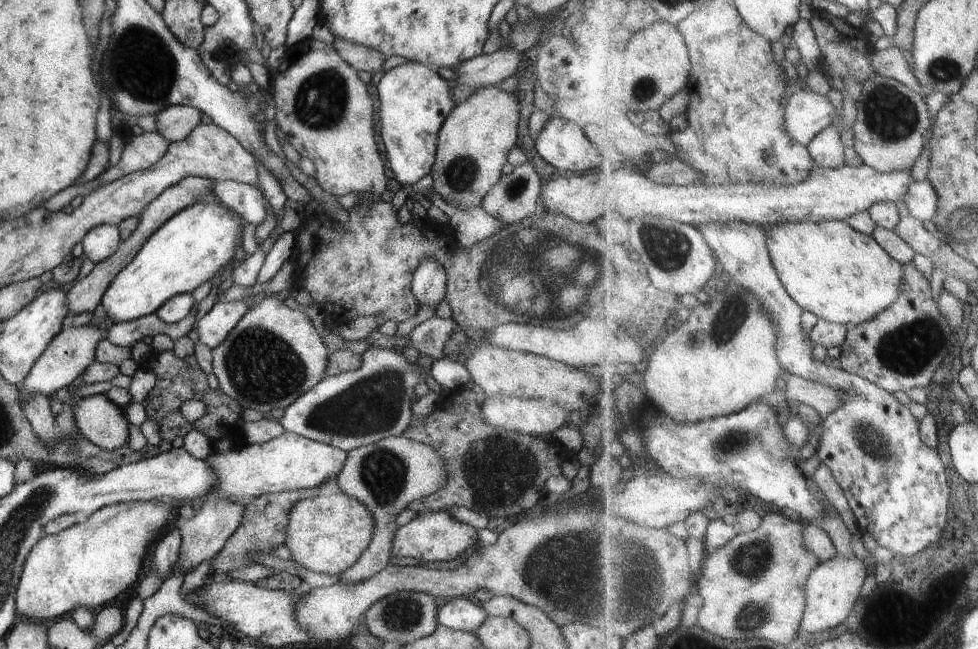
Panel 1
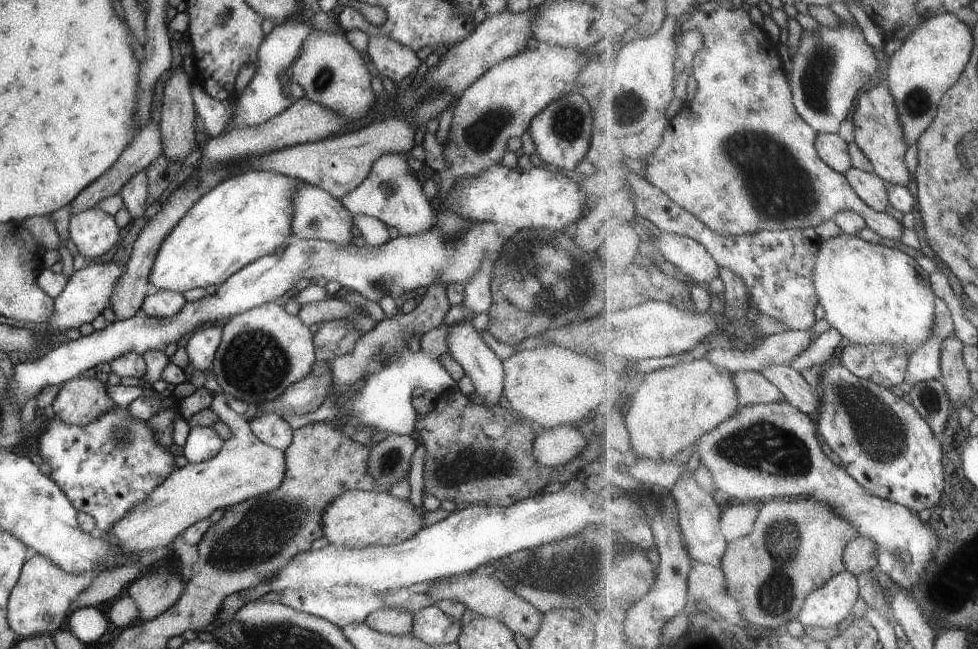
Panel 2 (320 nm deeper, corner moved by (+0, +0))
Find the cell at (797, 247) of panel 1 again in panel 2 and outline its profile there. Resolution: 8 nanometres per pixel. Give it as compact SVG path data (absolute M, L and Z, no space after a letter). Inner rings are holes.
M841 232L839 236L828 241L822 242L817 258L816 269L814 270L814 285L820 296L820 303L824 306L825 319L830 326L836 328L851 343L860 345L895 345L896 347L904 347L907 353L913 354L917 352L926 342L933 340L935 336L935 317L936 317L936 294L932 287L930 273L925 270L923 263L920 263L915 257L911 257L901 249L893 249L883 245L871 244L866 240L847 233Z

